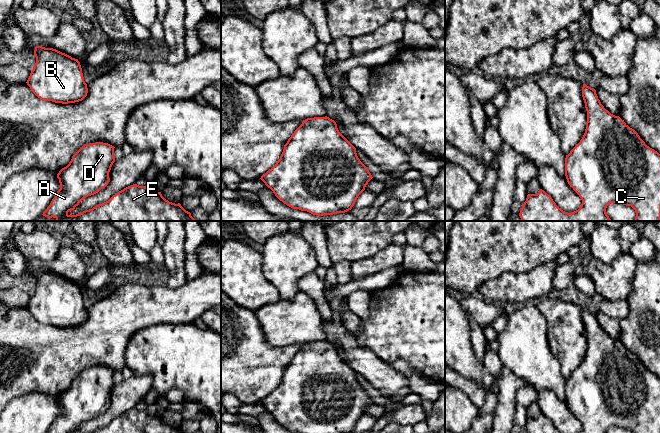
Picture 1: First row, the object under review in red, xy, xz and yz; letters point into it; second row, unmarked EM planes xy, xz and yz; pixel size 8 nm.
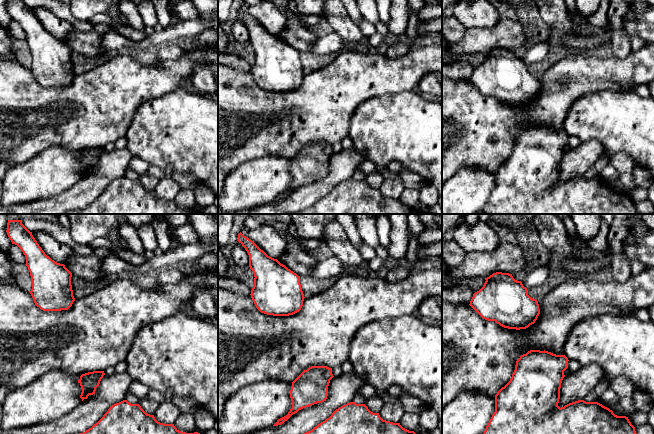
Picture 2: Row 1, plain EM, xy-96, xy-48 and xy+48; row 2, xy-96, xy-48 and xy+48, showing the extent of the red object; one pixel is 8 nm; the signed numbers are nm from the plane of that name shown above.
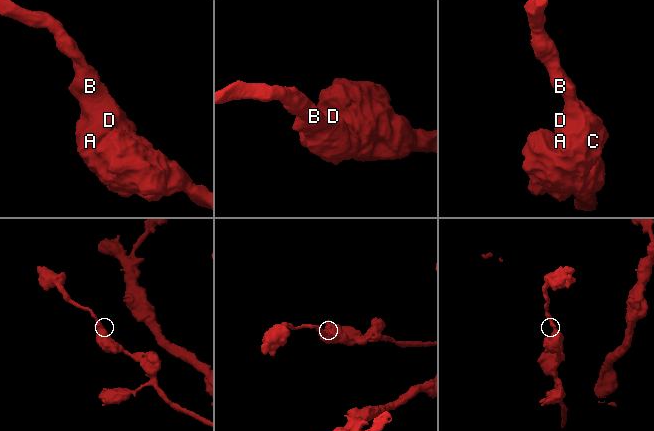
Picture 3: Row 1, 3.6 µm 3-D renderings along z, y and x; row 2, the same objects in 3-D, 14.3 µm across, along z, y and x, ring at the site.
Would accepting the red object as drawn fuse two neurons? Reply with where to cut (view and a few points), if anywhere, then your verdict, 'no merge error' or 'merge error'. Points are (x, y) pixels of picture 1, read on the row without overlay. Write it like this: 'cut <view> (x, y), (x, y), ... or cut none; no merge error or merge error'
cut none; no merge error

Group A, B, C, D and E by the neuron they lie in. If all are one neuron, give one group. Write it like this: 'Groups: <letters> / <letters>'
Groups: A B C D E

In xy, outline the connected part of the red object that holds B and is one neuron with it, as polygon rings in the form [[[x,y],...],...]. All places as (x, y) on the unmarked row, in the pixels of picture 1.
[[[42,270],[35,271],[34,279],[36,287],[26,307],[38,322],[68,328],[87,320],[88,312],[78,283]]]

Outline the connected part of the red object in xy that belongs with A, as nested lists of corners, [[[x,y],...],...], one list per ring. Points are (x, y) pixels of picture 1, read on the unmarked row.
[[[103,366],[80,371],[69,388],[57,398],[60,413],[47,433],[75,433],[84,422],[105,412],[115,386],[114,372]]]

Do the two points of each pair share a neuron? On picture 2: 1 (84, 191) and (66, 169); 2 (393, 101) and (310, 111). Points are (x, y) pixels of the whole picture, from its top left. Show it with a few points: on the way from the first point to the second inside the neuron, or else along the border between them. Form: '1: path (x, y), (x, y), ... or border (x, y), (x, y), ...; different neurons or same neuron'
1: border (82, 177), (73, 185), (57, 194); different neurons
2: border (381, 96), (362, 102), (352, 116), (349, 126); different neurons

